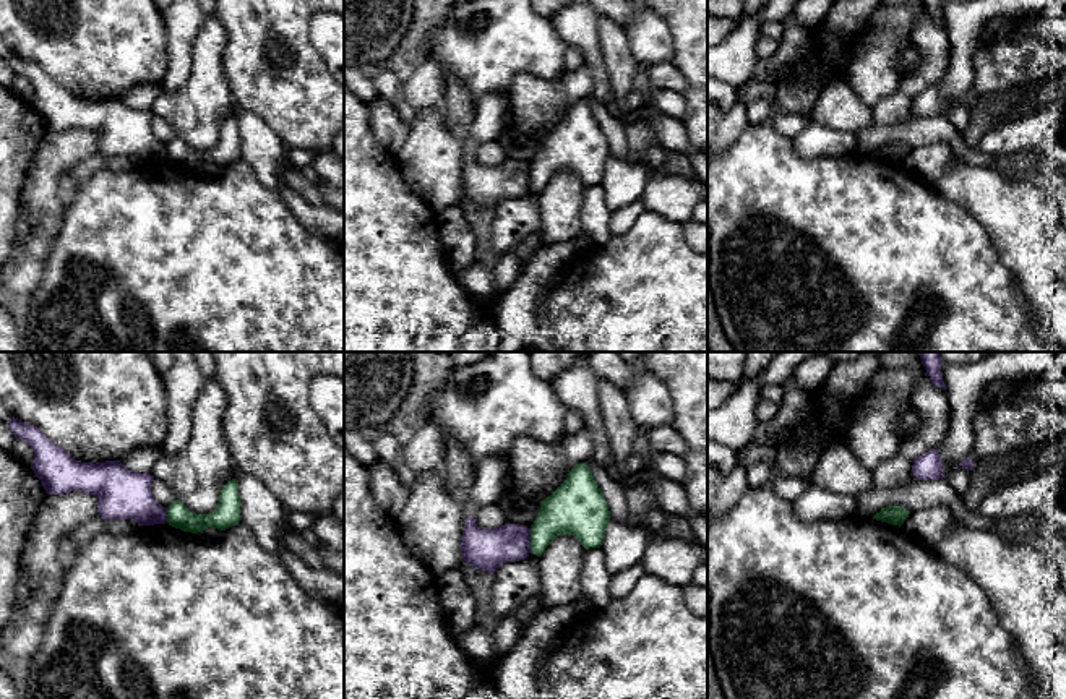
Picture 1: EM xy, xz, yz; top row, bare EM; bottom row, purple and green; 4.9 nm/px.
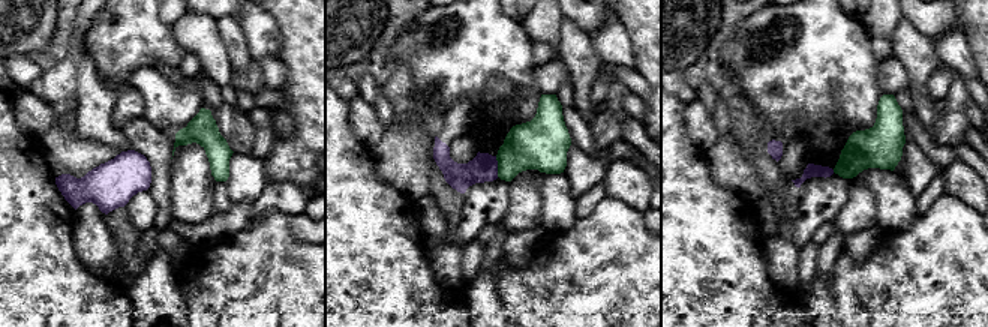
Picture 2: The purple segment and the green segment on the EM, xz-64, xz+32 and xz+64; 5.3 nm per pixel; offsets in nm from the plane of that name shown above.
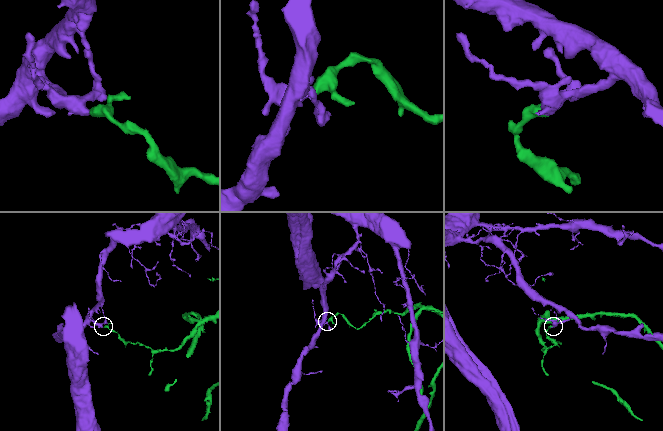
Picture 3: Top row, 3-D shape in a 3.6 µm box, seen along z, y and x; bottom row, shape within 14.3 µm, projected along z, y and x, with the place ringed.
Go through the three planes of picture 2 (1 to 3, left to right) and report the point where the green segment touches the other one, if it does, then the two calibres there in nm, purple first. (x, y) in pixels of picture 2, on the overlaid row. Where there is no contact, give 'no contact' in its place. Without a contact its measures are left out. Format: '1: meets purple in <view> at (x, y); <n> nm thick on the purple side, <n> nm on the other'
1: no contact
2: meets purple in xz+32 at (496, 167); 150 nm thick on the purple side, 260 nm on the other
3: no contact

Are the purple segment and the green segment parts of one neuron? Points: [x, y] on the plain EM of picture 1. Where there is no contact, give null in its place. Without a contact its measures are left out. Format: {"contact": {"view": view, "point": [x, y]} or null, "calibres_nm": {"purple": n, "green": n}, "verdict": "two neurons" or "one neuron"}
{"contact": {"view": "xz", "point": [529, 177]}, "calibres_nm": {"purple": 200, "green": 240}, "verdict": "two neurons"}

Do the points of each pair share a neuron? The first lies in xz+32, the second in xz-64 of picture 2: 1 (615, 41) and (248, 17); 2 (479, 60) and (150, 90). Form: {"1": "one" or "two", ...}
{"1": "one", "2": "two"}

